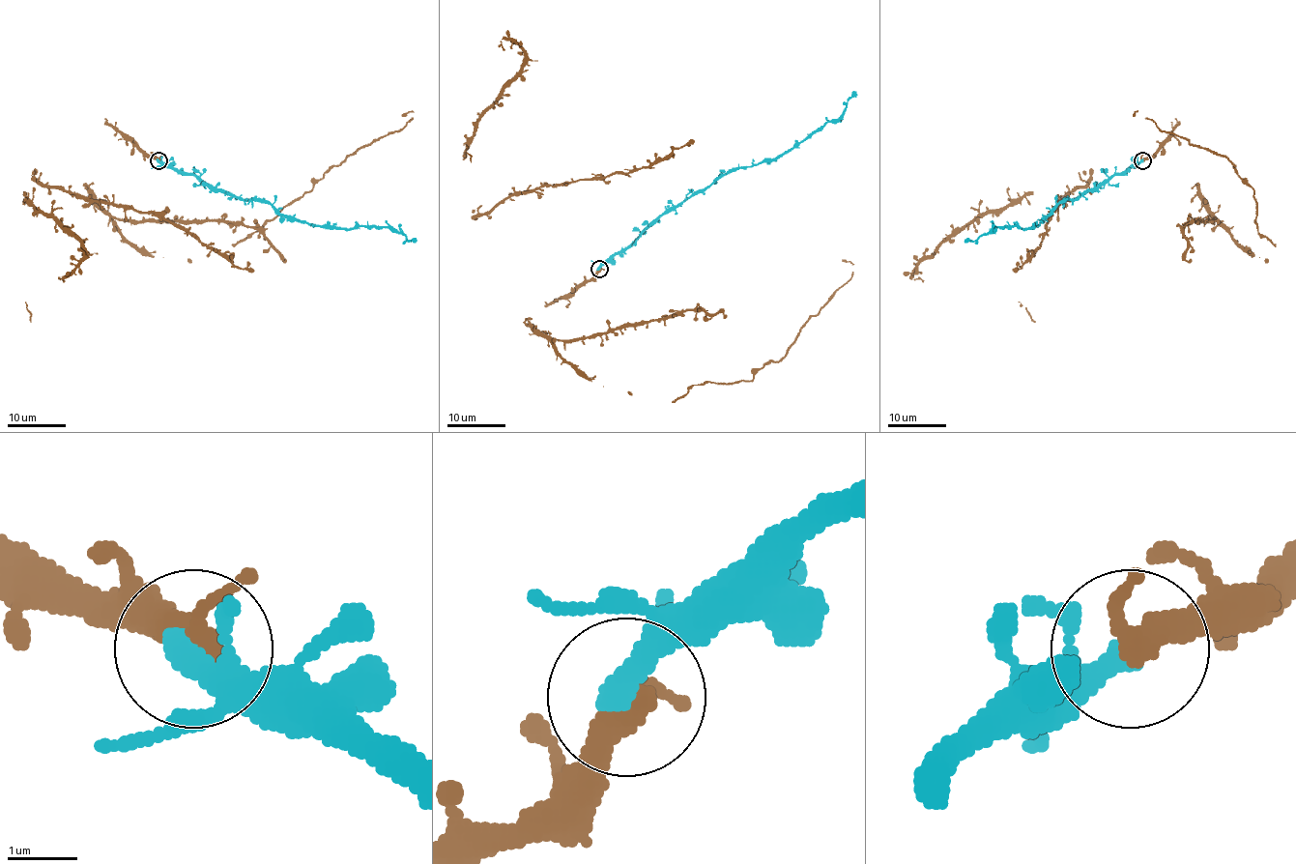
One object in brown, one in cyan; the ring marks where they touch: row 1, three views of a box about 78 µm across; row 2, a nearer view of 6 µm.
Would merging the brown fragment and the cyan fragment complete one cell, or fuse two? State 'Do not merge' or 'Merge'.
Merge

